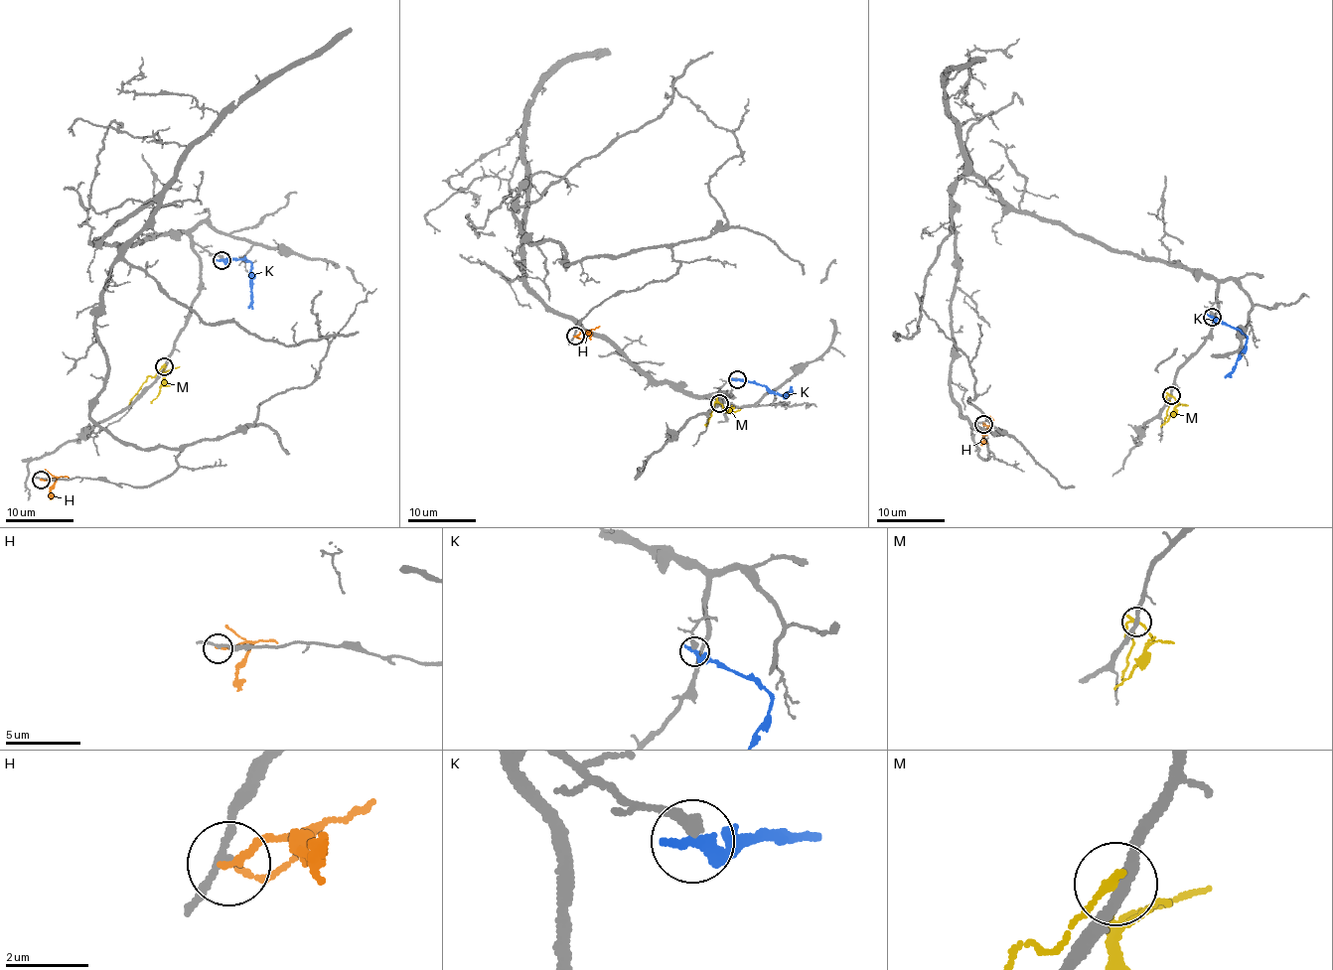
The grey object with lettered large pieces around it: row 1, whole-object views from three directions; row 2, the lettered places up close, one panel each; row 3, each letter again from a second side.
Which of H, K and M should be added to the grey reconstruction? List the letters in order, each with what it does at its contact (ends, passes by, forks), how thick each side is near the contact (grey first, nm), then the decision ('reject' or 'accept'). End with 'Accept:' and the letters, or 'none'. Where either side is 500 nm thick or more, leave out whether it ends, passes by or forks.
H: it ends there; 150 nm thick on the grey side, 160 nm on the other; reject
K: it ends there; 320 nm thick on the grey side, 320 nm on the other; reject
M: it passes by; 260 nm thick on the grey side, 180 nm on the other; reject
Accept: none

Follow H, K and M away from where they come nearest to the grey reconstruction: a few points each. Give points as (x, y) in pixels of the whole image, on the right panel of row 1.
H: (983, 424), (986, 427), (981, 446)
K: (1212, 316), (1236, 328), (1247, 340), (1245, 350), (1241, 353), (1235, 368), (1225, 377)
M: (1171, 395), (1166, 400), (1169, 402), (1165, 423)

